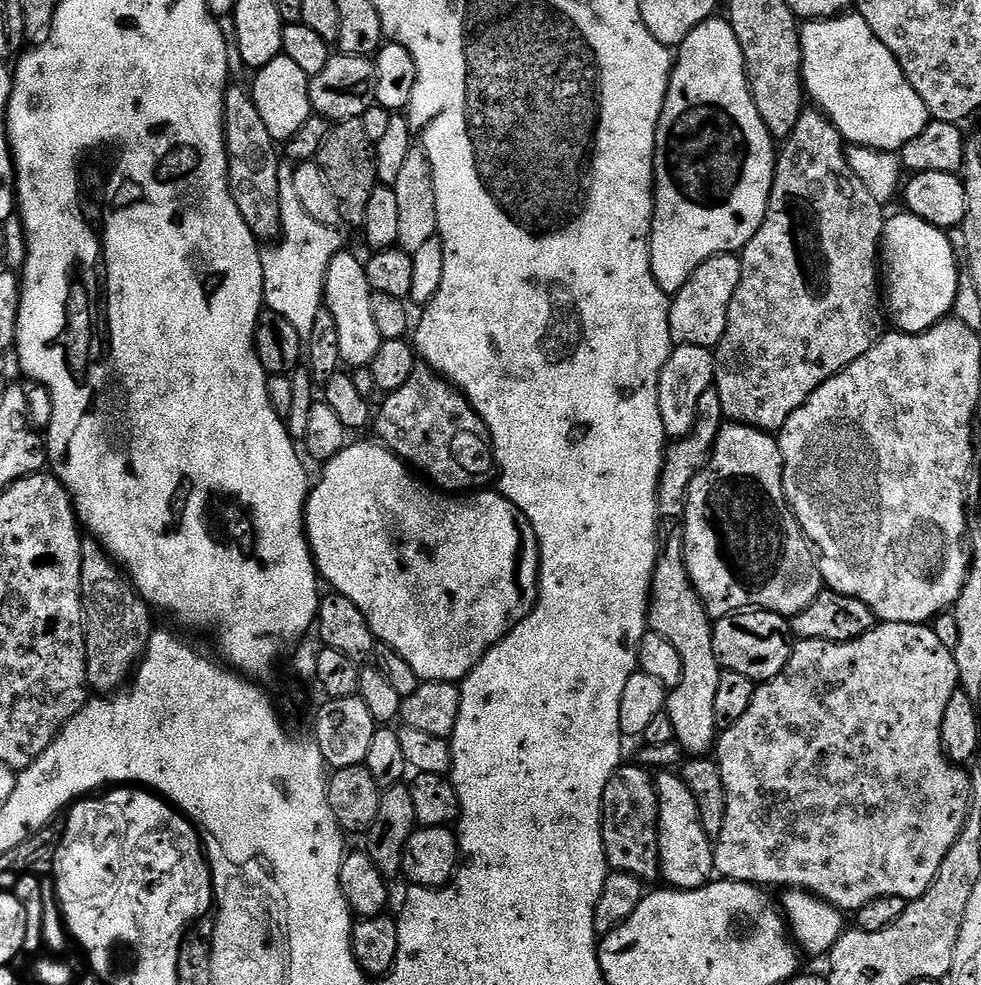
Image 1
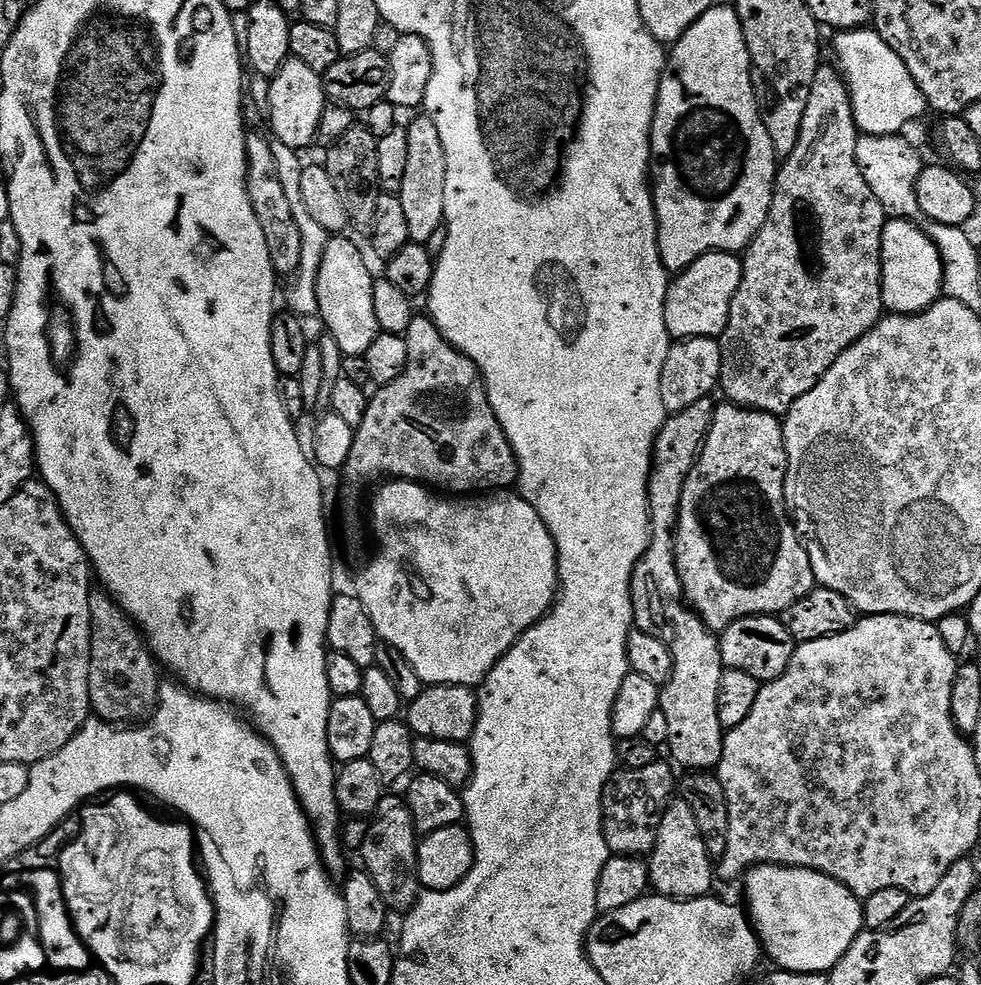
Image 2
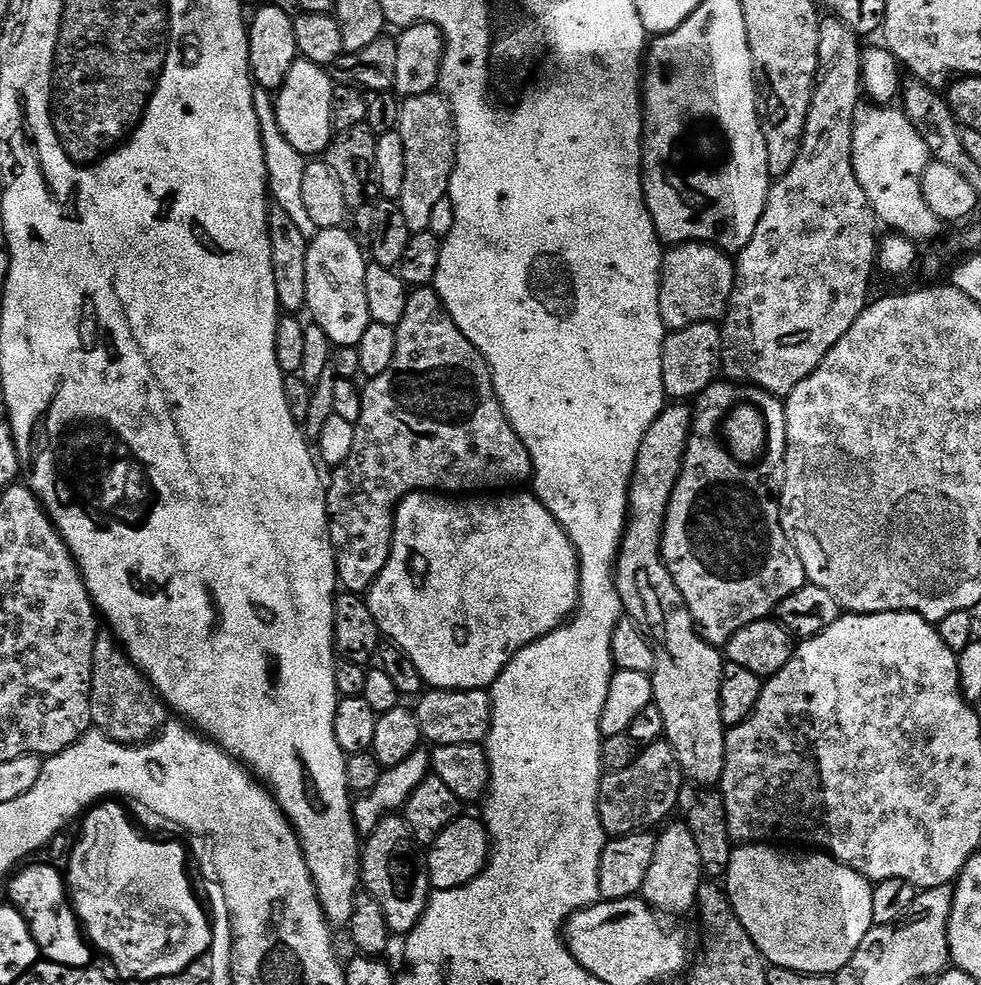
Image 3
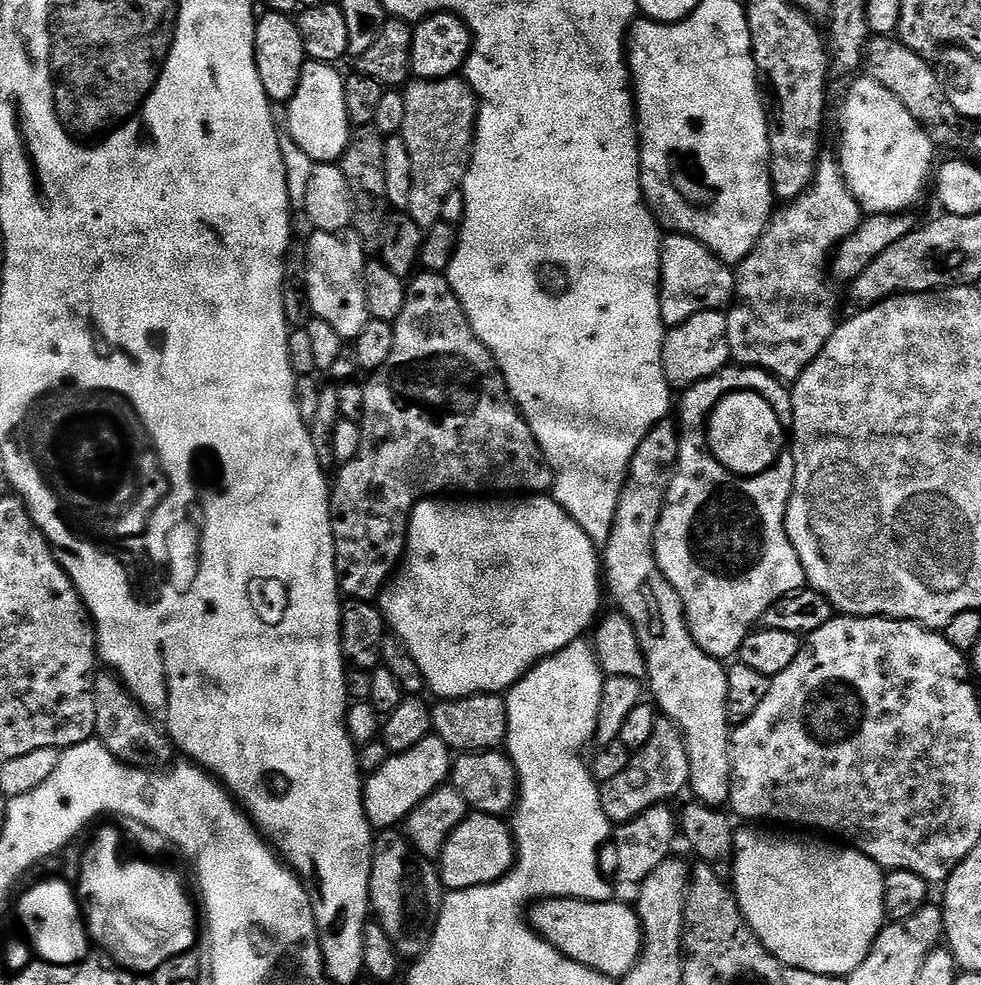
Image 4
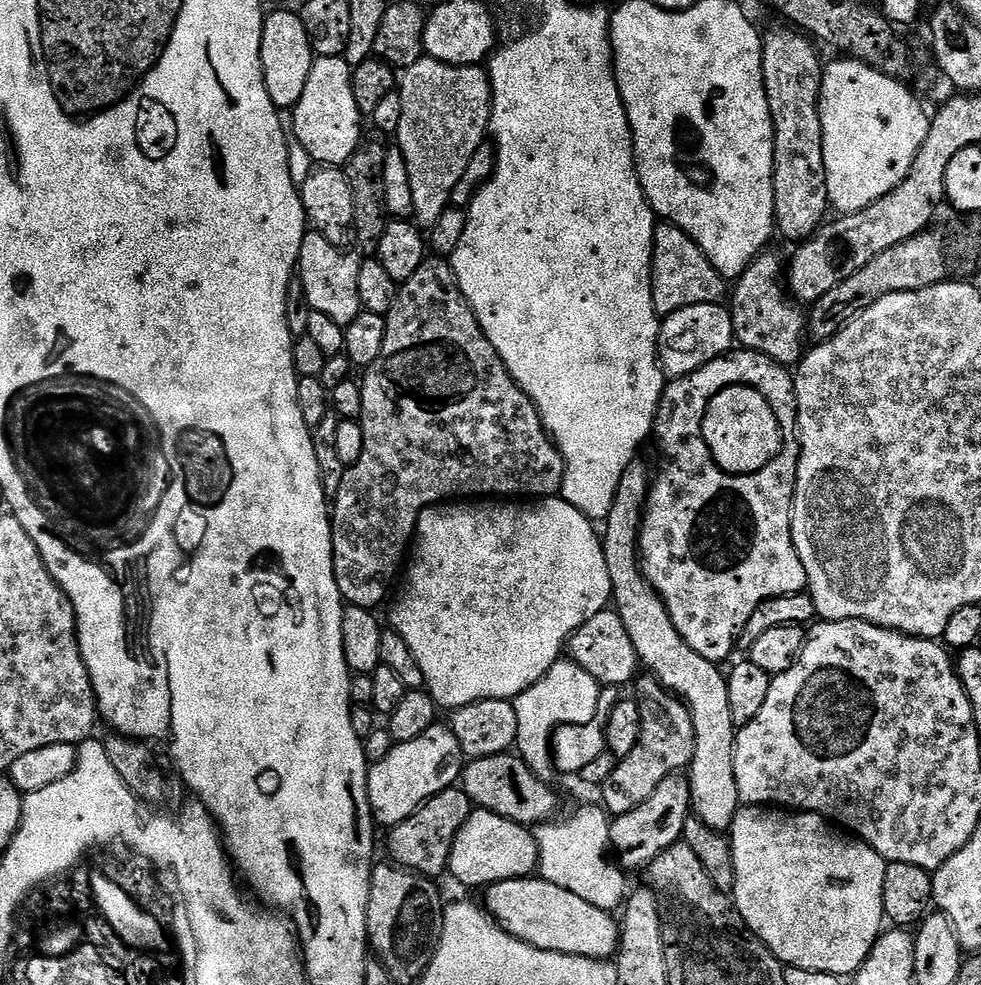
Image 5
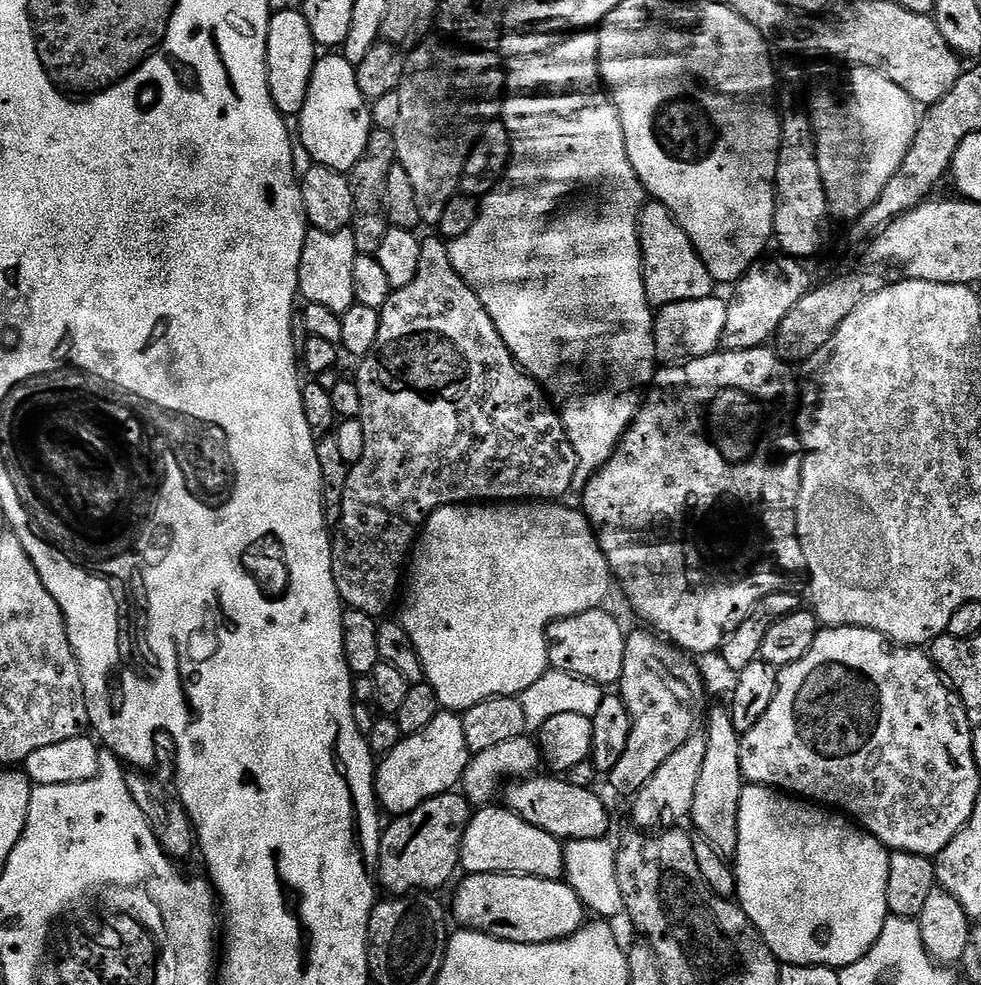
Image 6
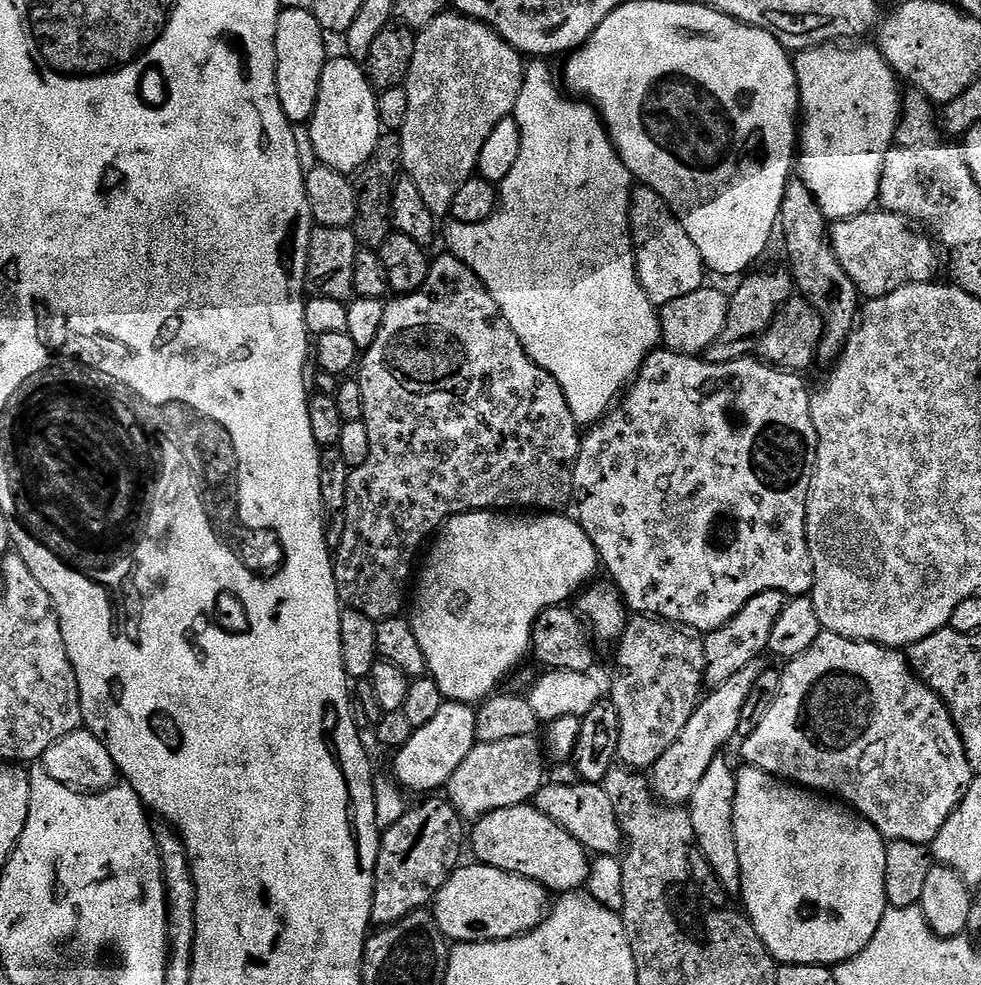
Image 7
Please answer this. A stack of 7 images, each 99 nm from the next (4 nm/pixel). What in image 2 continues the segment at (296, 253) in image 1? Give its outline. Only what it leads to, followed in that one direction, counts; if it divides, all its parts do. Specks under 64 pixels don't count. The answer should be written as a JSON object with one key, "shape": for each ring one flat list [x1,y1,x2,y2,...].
{"shape":[[273,141,271,149,274,159,277,161,278,178,281,179,282,190,285,191,286,198,289,199,290,208,293,211,294,220,301,231,302,239,302,262,298,262,298,270,287,277,288,284,288,304,295,315,301,318,315,317,318,313,318,266,322,266,322,254,326,254,326,246,330,239,330,233,322,229,317,221,306,211,306,206,302,201,302,170,305,165,300,160,301,156,295,149,286,146,280,141]]}

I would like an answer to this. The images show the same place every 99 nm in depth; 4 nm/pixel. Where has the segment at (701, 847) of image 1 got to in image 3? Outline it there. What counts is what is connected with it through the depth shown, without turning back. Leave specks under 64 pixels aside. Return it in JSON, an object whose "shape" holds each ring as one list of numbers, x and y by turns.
{"shape":[[683,822,671,824,663,829,664,833,656,836,654,862,650,862,650,870,646,870,642,893,644,903,664,918,680,916,688,911,691,913,696,907,696,895,706,876,702,857,698,855,698,842,694,842,694,834,690,834,688,825]]}

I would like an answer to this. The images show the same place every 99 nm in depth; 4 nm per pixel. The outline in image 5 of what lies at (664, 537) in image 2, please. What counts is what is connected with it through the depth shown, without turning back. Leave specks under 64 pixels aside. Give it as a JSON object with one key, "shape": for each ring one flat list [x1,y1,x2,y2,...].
{"shape":[[637,458,630,466,626,466,626,474,622,474,622,482,618,482,618,490,614,494,614,506,610,506,608,519,602,524,602,543,606,554,606,571,610,574,610,586,612,587,611,603,614,611,622,618,626,625,626,631,630,634,630,642,634,642,634,650,638,654,641,665,651,675,655,676,658,683,669,692,679,696,684,705,690,710,690,718,694,722,696,741,694,742,694,758,686,772,686,779,692,791,691,815,695,819,706,822,710,830,727,833,732,827,736,813,742,805,738,798,738,782,734,782,734,746,736,745,737,727,734,718,730,718,730,694,728,693,728,681,723,671,719,672,713,661,702,658,698,650,690,650,678,634,662,598,650,586,650,582,644,577,644,571,640,569,640,528,644,525,644,509,648,507,648,494,650,491,650,472]]}

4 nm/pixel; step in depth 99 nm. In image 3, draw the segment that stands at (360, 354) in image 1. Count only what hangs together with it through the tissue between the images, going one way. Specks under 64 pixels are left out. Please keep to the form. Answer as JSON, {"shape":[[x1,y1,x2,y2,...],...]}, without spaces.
{"shape":[[347,227,322,228,308,241,306,254,306,309,311,323,326,330,326,338,337,349,355,348,373,323,366,306,366,270,369,261,362,245]]}

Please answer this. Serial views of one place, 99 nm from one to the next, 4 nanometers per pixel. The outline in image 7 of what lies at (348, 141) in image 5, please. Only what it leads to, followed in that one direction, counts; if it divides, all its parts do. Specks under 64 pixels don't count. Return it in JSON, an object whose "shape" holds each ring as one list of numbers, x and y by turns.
{"shape":[[341,54,340,57,329,59,328,63,325,64,322,70,322,82,318,82,318,102,314,106,314,114,311,120,308,121,306,125,306,135,308,136,310,142,313,143,314,150,317,152,317,158,319,163,325,168,330,170,338,170,339,172,345,174,355,174,360,171,360,167,367,162,370,158,370,154,374,154,374,146,378,146,380,137,382,135,382,129,380,127,380,119,378,118,378,106,376,105,376,97,378,93,375,88,373,88,371,82,368,80,367,74,364,73,363,67,357,61,349,58,347,55]]}

